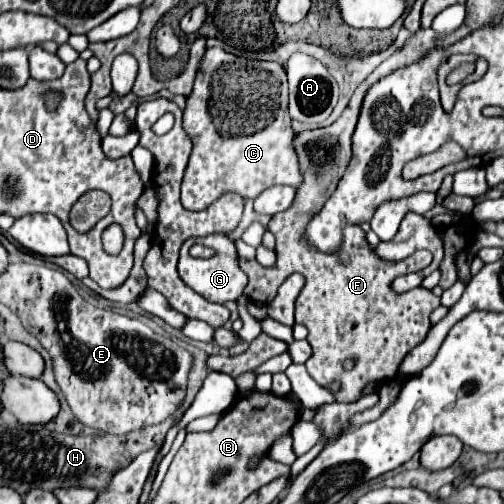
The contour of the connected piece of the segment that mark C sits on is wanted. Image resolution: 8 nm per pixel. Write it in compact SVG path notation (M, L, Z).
M217 47L217 55L209 55L209 61L201 61L199 65L193 93L187 97L187 107L183 111L183 127L193 139L193 153L181 183L181 203L185 209L201 211L225 191L255 199L267 187L297 187L301 181L297 155L291 147L293 129L287 113L287 75L279 63L249 61Z

